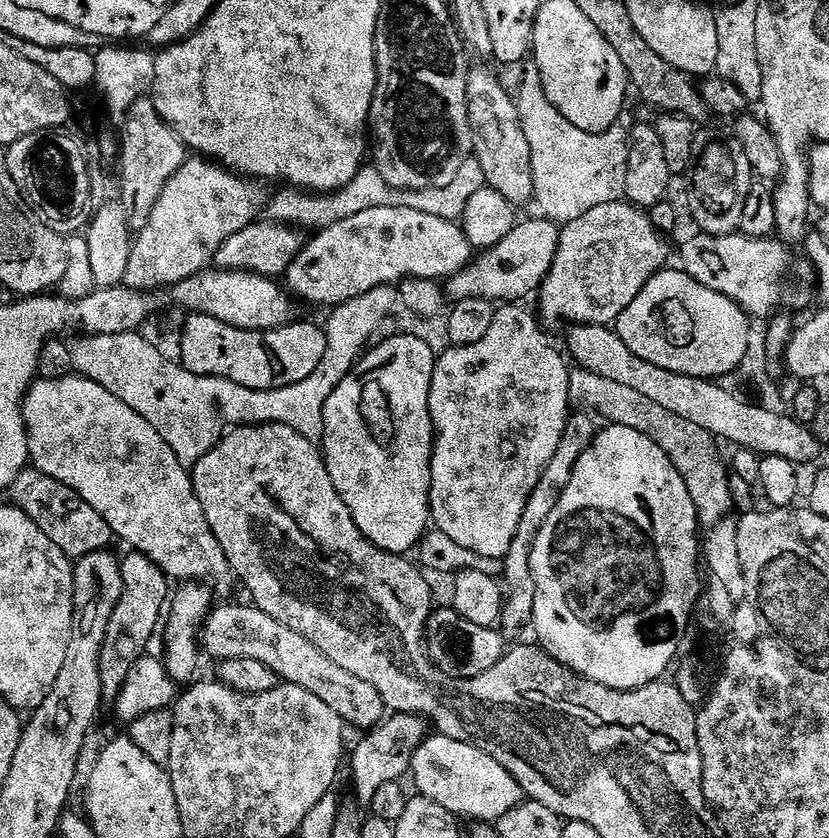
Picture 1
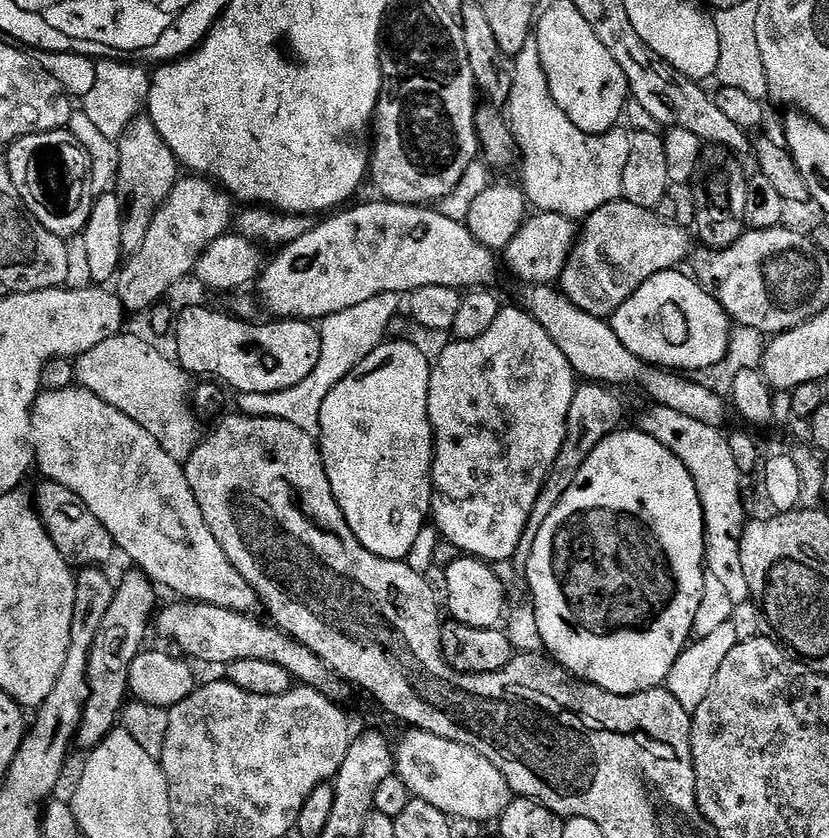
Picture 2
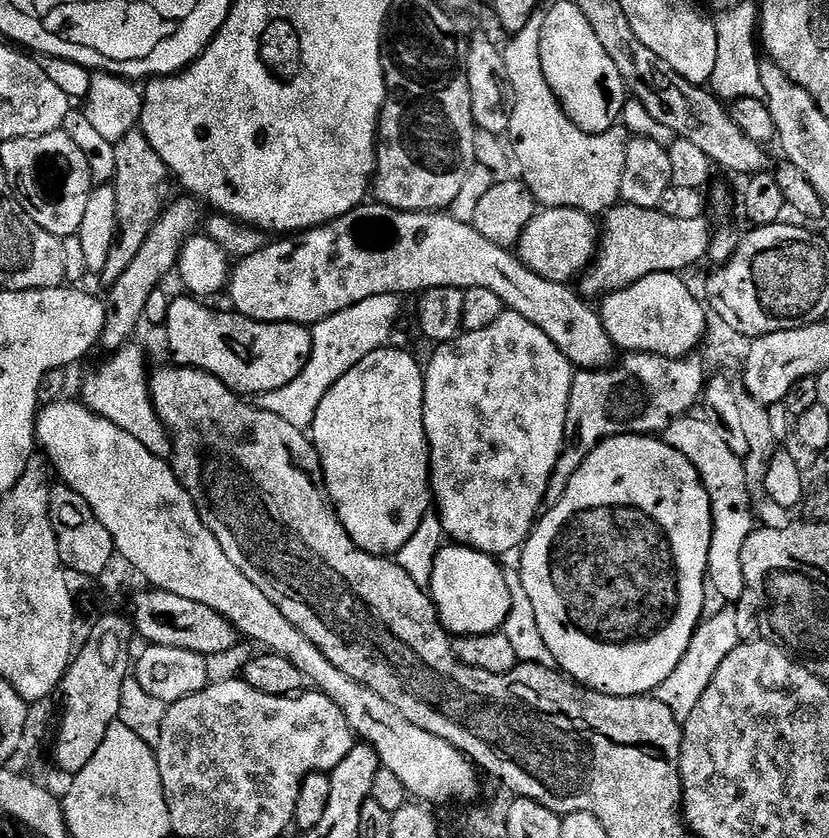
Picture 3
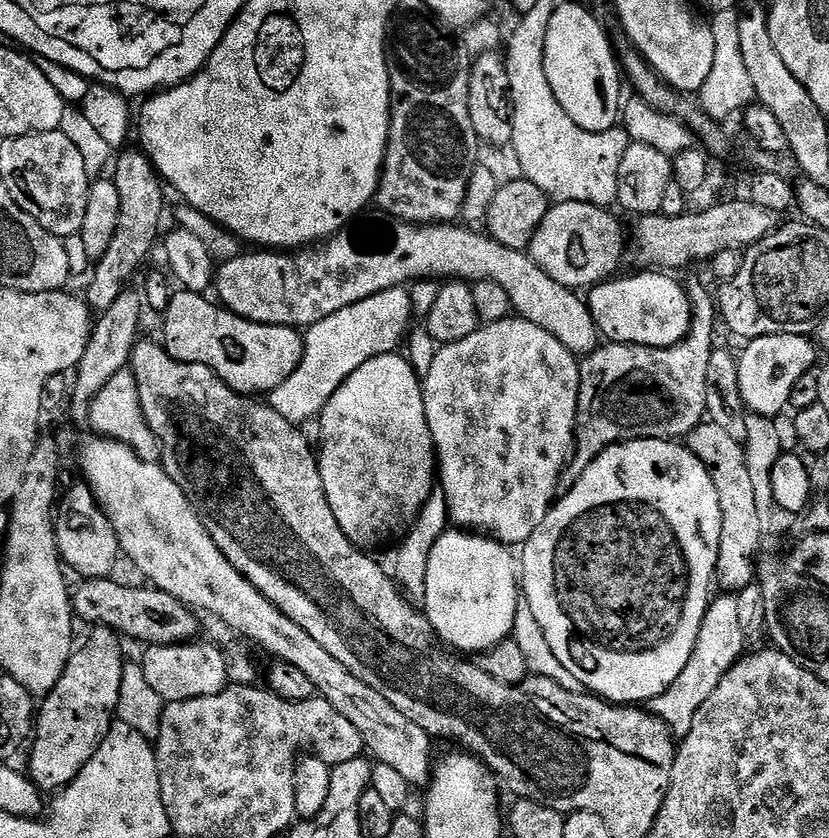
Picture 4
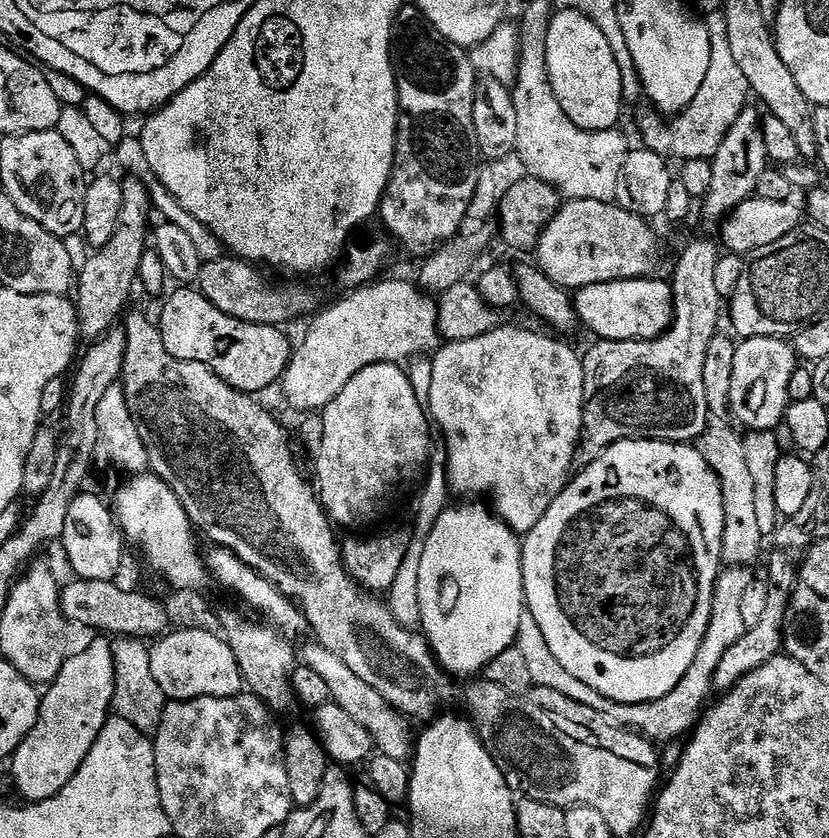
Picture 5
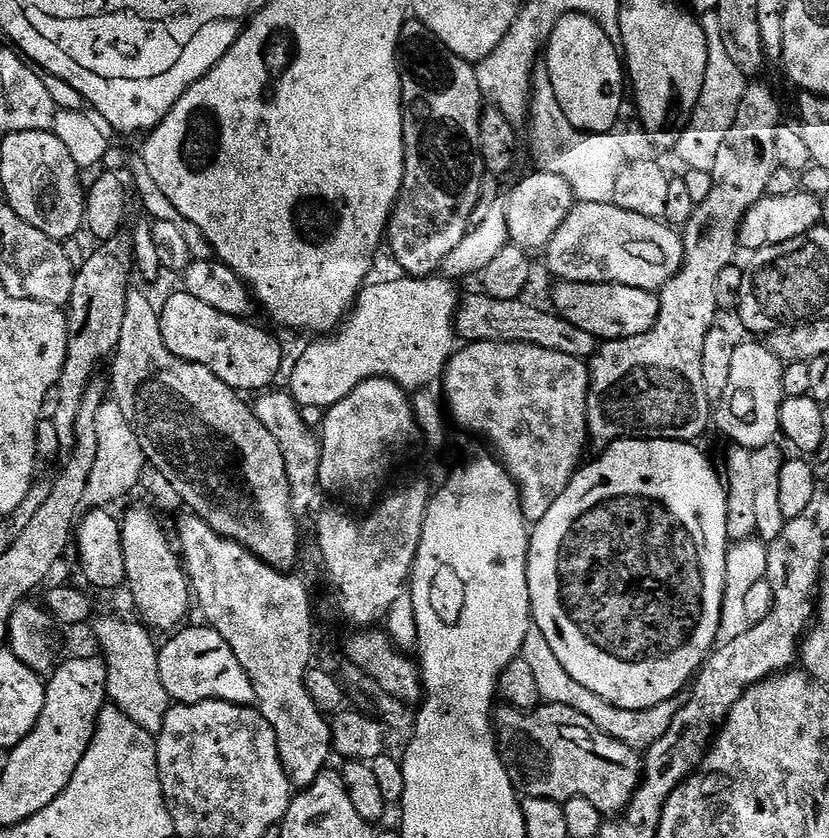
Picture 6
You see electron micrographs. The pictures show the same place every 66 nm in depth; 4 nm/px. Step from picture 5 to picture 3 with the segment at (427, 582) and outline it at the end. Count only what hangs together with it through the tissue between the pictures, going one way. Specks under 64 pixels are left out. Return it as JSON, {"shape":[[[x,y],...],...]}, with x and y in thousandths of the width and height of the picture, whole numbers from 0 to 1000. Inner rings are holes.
{"shape":[[[536,652],[527,661],[519,700],[519,710],[526,721],[526,730],[531,735],[532,745],[550,761],[580,759],[581,757],[604,753],[610,742],[610,733],[615,733],[615,704],[610,699],[604,669],[600,665],[587,663],[575,654],[544,653]]]}

